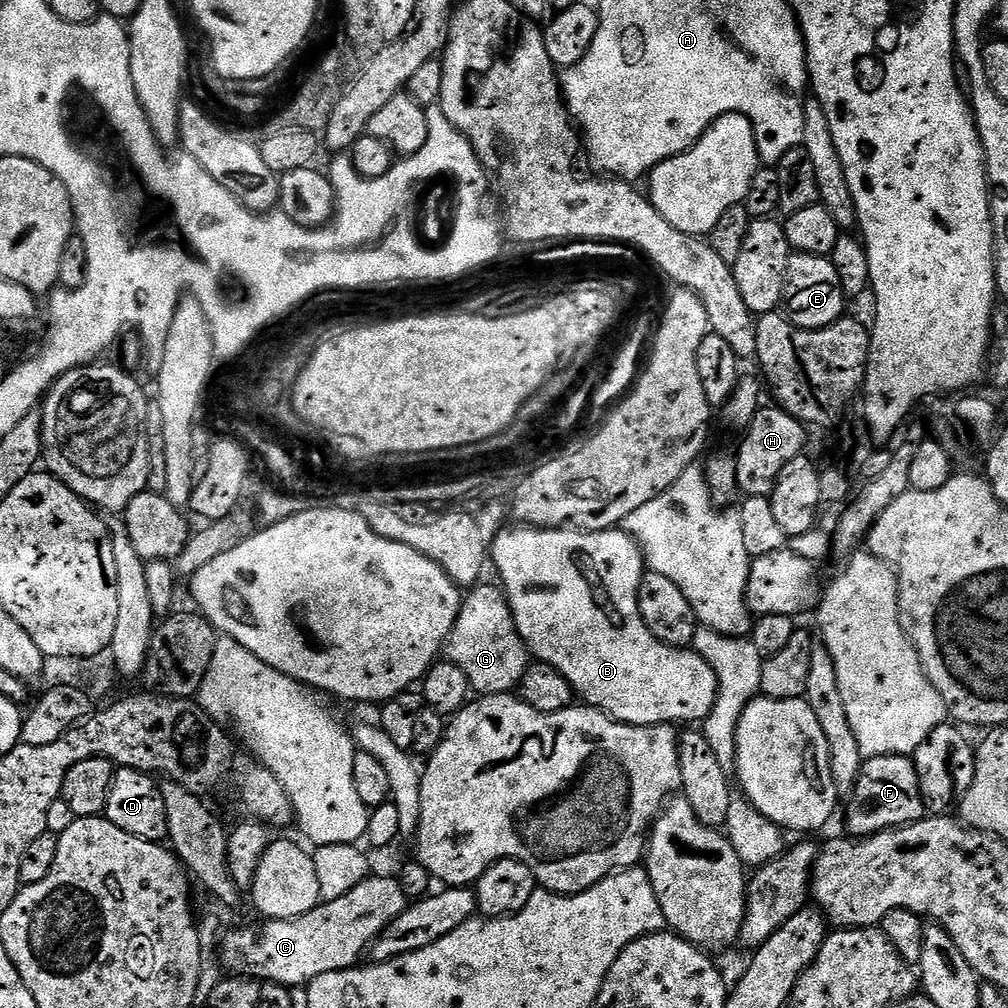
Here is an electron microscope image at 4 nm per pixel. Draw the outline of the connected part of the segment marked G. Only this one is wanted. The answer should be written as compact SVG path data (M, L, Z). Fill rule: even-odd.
M481 582L463 597L456 625L448 636L446 645L447 659L454 666L458 666L462 674L466 674L469 689L480 696L503 696L519 689L520 679L530 666L530 653L523 638L518 634L508 598L495 583L493 584Z

